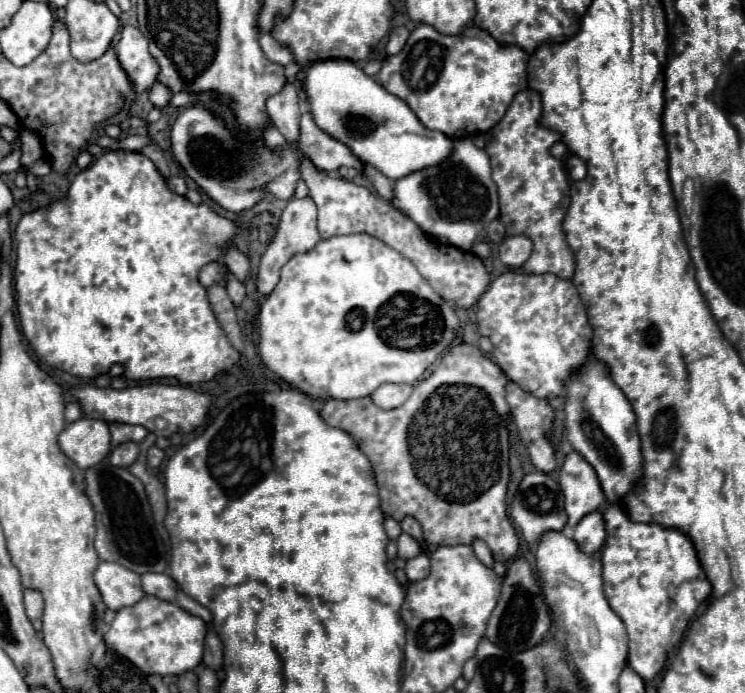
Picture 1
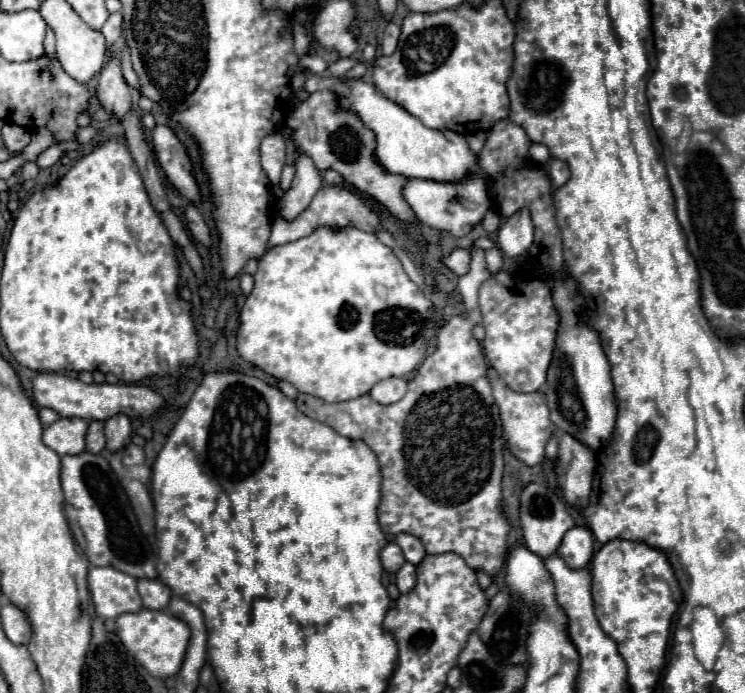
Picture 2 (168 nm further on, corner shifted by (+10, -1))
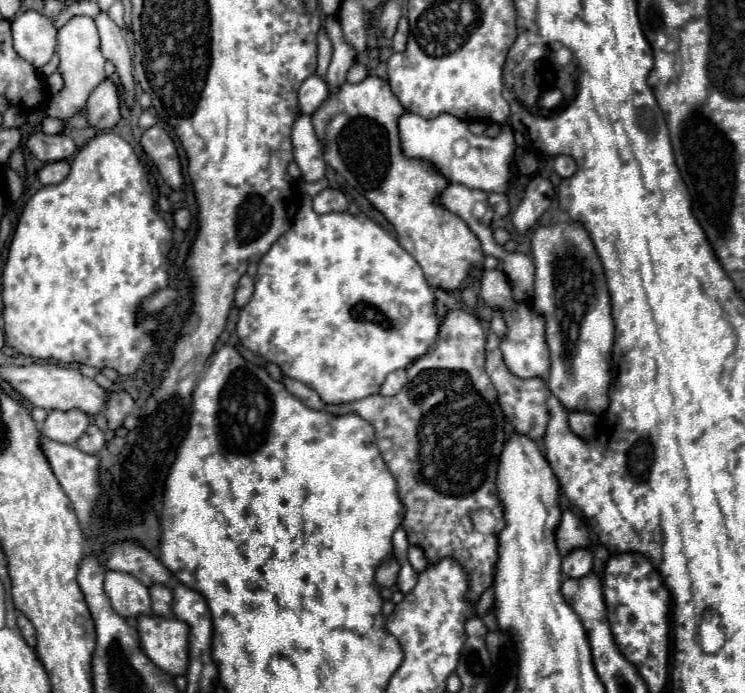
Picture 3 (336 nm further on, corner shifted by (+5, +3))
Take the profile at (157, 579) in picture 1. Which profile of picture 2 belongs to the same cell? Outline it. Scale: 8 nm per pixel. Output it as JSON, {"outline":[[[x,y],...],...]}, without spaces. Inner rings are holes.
{"outline":[[[138,580],[138,592],[142,596],[144,608],[152,610],[166,610],[172,598],[172,592],[160,580]]]}

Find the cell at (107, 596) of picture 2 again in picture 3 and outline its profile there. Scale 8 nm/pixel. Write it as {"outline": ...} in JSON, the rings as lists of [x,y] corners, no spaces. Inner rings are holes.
{"outline":[[[107,570],[105,572],[105,594],[111,600],[113,610],[123,618],[139,616],[139,614],[153,614],[147,586],[143,586],[131,574]]]}

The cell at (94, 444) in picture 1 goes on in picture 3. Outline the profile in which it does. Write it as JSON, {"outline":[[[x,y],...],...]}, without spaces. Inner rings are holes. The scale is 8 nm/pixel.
{"outline":[[[51,410],[41,426],[41,432],[43,436],[55,442],[75,444],[79,436],[87,430],[87,426],[89,426],[89,416],[81,410],[69,410],[69,412]]]}

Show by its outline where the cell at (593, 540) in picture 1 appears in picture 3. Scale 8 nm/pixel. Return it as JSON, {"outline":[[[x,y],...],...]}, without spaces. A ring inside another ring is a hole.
{"outline":[[[575,548],[563,558],[563,574],[567,578],[585,576],[585,572],[591,572],[593,566],[593,554],[589,548]]]}

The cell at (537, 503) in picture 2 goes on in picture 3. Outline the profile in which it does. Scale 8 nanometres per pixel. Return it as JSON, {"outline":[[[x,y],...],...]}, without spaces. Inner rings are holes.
{"outline":[[[563,508],[561,522],[555,530],[555,542],[559,554],[565,556],[575,548],[589,546],[589,528],[577,514],[573,514],[569,508]]]}

